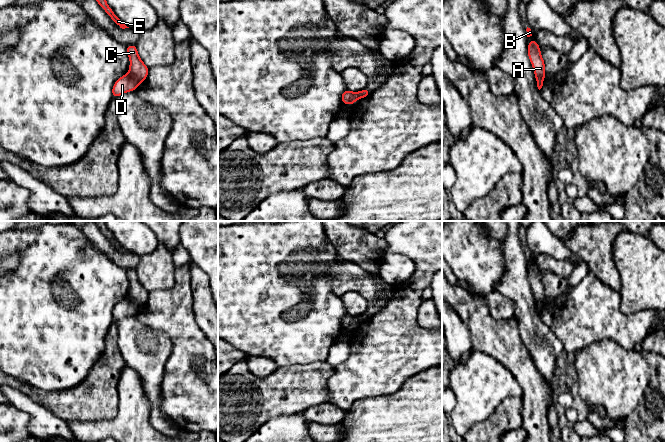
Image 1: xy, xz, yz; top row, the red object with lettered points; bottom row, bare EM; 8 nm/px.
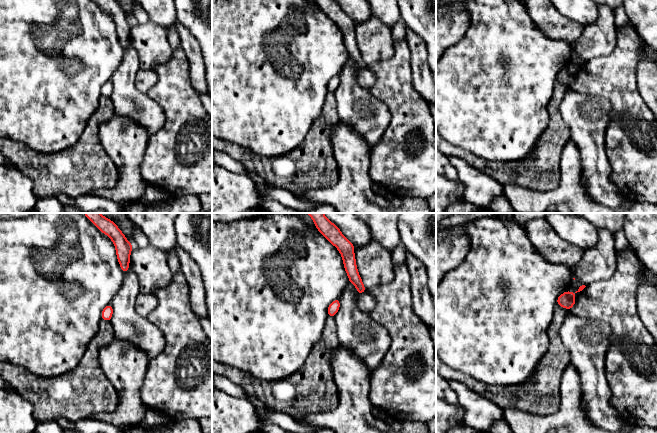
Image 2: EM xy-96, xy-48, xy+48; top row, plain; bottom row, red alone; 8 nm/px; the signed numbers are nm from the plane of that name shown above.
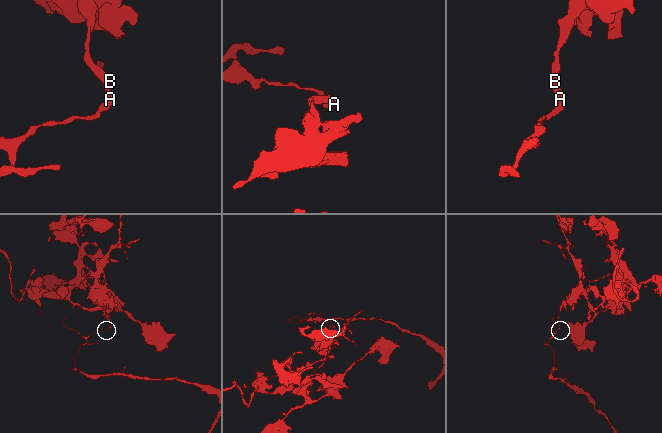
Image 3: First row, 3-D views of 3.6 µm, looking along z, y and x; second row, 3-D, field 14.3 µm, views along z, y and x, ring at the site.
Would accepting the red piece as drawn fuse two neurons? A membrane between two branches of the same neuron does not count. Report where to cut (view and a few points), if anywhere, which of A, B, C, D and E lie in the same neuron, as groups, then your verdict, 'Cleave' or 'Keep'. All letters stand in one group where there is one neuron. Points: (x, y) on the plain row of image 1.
Split along xy (129, 297), (139, 306). Groups: A B C E / D. Cleave

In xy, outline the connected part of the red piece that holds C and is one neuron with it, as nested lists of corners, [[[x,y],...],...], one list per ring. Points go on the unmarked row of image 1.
[[[136,269],[126,271],[128,281],[130,283],[129,298],[139,307],[144,306],[147,302],[149,293],[140,283]]]

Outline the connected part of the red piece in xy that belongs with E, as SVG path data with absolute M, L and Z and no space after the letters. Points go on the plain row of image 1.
M94 221L94 223L120 252L129 252L114 238L113 234L108 230L105 221Z

